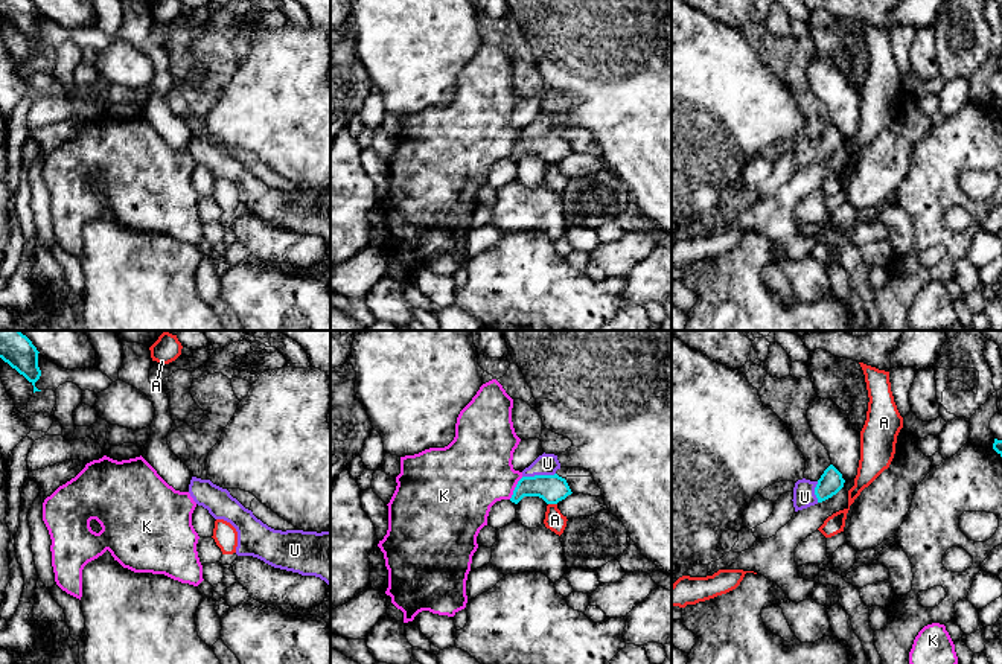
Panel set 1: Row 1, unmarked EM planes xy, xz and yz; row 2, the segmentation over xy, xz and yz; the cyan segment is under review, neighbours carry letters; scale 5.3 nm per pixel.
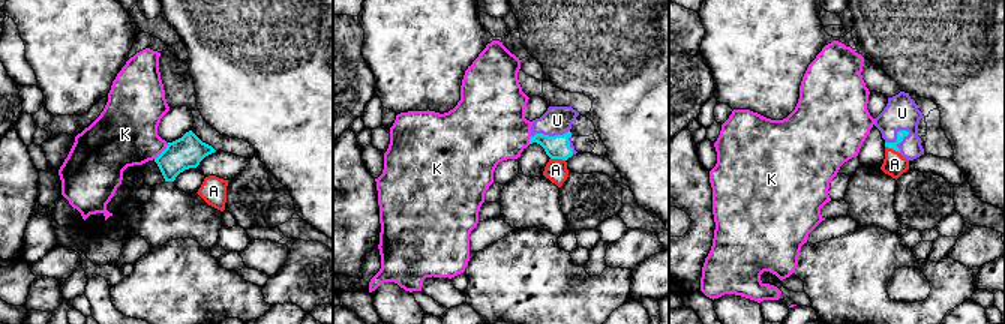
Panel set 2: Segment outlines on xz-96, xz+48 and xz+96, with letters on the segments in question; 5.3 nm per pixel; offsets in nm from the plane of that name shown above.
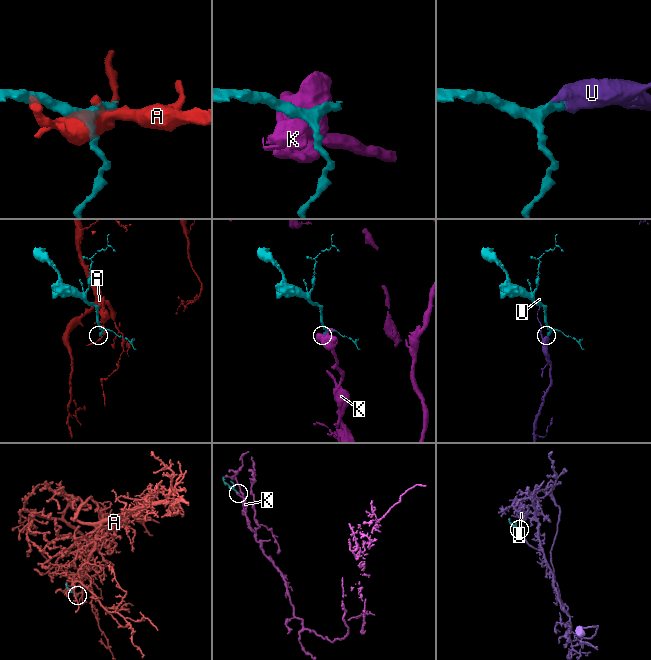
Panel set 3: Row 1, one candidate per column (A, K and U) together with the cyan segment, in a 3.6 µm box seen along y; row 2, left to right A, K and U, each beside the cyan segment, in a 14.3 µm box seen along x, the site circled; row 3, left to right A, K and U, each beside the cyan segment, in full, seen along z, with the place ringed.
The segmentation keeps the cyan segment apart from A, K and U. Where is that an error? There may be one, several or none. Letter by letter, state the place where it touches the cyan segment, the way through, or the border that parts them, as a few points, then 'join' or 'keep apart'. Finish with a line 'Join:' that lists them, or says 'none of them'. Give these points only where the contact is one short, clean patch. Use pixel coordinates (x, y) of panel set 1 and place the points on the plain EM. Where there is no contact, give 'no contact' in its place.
A: contact xz (553, 162); border xz (548, 162), (556, 163); keep apart
K: contact xz (515, 146); keep apart
U: contact xz (538, 134); way xz (552, 148), (538, 134), (547, 122); join
Join: U

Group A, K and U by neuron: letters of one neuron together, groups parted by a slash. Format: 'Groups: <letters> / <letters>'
Groups: A / K / U

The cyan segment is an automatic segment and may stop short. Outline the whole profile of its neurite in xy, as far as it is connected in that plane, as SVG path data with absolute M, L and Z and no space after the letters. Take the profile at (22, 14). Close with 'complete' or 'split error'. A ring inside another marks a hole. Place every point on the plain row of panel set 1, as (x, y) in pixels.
M0 0L0 17L34 44L34 52L41 50L35 46L41 35L38 12L32 0Z | complete

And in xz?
M545 111L539 114L522 129L510 160L518 163L524 155L539 155L547 163L557 163L565 158L573 151L566 139L556 132L557 128L560 128L557 114Z | split error

